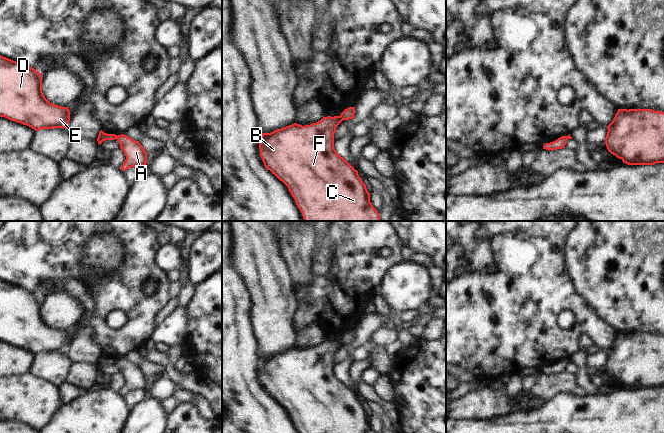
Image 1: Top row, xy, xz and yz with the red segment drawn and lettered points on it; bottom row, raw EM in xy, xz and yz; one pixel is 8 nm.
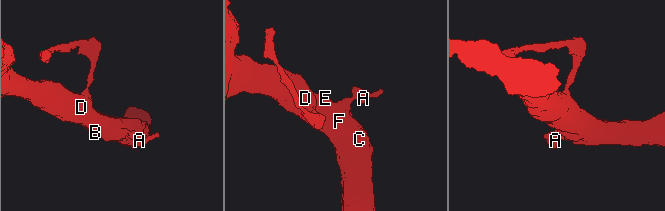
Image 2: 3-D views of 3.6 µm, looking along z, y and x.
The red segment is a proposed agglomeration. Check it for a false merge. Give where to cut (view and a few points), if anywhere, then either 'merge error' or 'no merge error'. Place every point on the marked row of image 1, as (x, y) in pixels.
cut xz (339, 116), (342, 120); merge error

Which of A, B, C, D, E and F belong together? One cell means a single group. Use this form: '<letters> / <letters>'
A / B C D E F

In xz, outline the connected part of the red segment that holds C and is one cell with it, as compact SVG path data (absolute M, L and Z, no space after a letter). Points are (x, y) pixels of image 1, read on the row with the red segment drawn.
M327 116L310 125L294 123L271 133L262 133L259 143L260 156L265 168L288 187L304 221L381 221L358 171L338 155L334 148L334 133L342 121L340 116Z

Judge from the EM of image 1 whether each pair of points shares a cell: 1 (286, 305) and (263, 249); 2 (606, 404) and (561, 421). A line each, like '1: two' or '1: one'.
1: one
2: one

